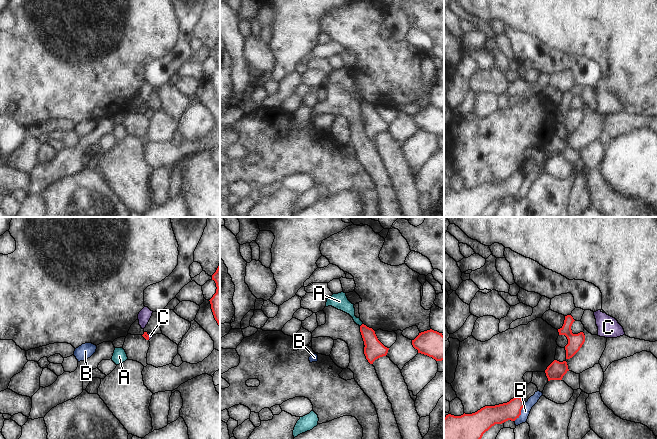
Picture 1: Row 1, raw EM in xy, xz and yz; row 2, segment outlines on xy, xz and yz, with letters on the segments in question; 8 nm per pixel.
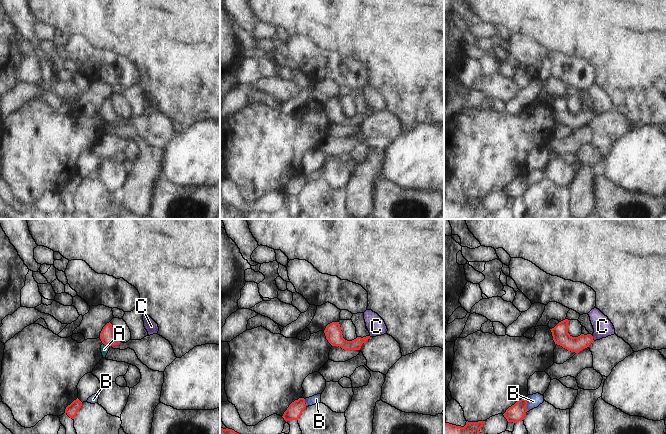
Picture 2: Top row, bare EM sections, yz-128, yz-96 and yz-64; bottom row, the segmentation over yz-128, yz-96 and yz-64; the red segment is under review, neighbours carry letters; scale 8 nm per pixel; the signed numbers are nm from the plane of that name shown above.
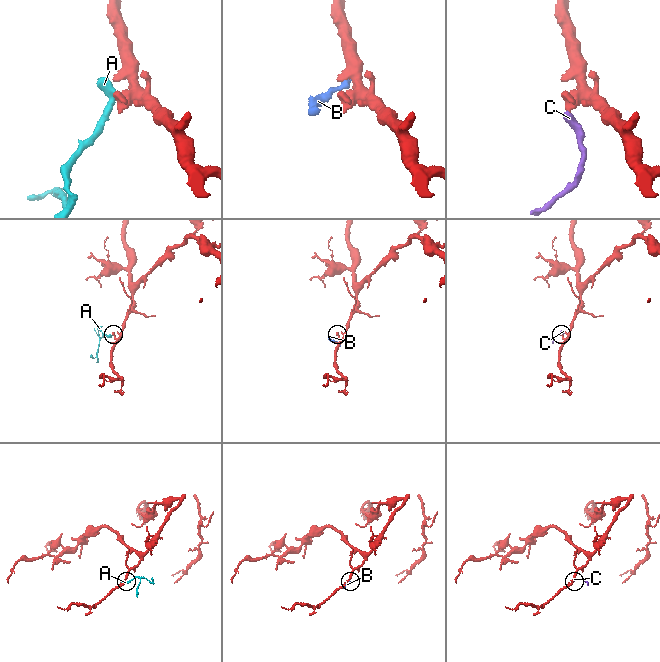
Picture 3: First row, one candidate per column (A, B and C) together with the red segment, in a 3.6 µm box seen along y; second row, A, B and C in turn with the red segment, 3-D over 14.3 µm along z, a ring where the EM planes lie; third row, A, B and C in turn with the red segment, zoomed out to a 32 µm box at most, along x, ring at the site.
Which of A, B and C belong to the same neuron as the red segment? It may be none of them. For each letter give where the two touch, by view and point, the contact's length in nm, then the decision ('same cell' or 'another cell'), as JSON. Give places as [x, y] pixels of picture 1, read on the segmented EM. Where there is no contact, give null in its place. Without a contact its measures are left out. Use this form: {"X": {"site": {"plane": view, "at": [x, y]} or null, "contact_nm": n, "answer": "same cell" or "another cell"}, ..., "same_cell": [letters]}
{"A": {"site": {"plane": "xz", "at": [361, 325]}, "contact_nm": 40, "answer": "another cell"}, "B": {"site": {"plane": "yz", "at": [520, 412]}, "contact_nm": 180, "answer": "another cell"}, "C": {"site": {"plane": "xy", "at": [148, 336]}, "contact_nm": 60, "answer": "same cell"}, "same_cell": ["C"]}

